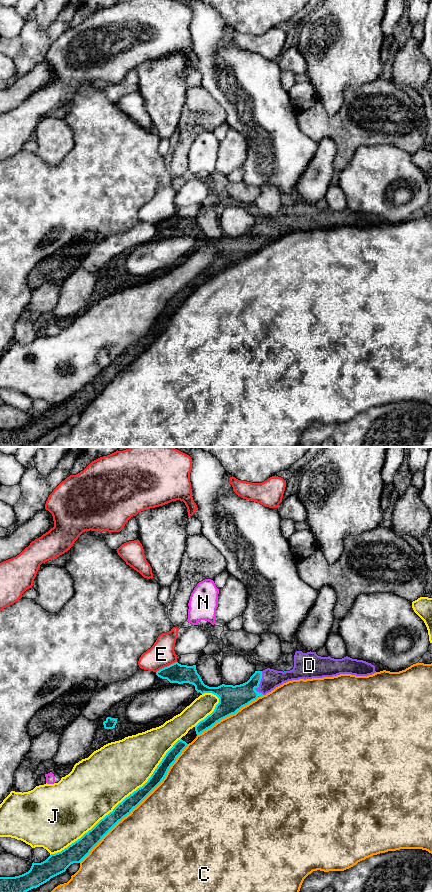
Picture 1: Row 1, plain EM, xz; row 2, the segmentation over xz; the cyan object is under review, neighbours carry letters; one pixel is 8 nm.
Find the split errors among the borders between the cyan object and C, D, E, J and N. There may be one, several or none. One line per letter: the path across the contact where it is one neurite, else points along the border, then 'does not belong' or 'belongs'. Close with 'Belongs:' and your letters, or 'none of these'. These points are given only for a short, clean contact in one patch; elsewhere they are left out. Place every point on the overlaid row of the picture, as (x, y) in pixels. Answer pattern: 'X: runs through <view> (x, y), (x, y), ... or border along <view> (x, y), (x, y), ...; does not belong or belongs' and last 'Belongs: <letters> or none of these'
C: does not belong
D: belongs
E: border along xz (176, 661), (160, 668), (156, 672); does not belong
J: does not belong
N: border along xz (113, 718), (116, 719); does not belong
Belongs: D

